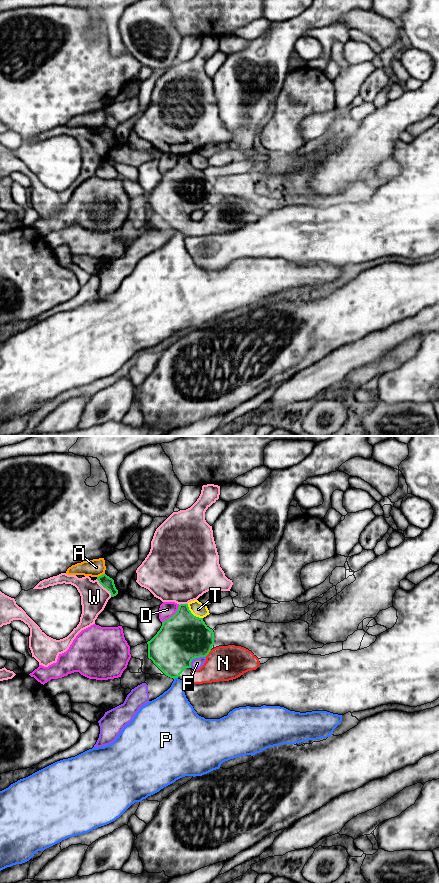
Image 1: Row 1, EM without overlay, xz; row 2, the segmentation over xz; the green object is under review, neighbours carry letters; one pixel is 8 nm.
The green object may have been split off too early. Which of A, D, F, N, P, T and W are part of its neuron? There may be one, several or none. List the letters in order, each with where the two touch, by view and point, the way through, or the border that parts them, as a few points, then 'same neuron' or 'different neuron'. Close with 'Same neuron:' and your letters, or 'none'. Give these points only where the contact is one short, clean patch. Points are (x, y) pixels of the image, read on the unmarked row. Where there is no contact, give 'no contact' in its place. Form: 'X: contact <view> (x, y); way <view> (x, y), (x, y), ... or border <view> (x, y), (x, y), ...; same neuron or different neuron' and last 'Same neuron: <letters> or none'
A: contact xz (101, 127); different neuron
D: contact xz (173, 167); different neuron
F: contact xz (195, 209); different neuron
N: contact xz (208, 205); way xz (183, 189), (194, 191), (208, 205), (223, 215); same neuron
P: contact xz (175, 229); different neuron
T: contact xz (192, 166); different neuron
W: contact xz (105, 139); different neuron
Same neuron: N

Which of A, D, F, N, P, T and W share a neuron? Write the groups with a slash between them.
A / D / F / N / P / T / W

